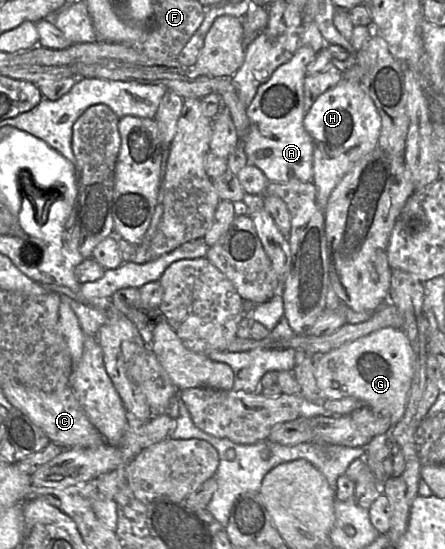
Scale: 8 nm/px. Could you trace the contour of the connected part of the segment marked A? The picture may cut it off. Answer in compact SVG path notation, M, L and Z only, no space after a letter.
M301 45L292 59L258 88L247 108L249 132L241 144L248 163L259 168L269 182L311 181L313 178L314 142L304 128L303 119L306 115L304 80L307 66L316 54L310 46Z

